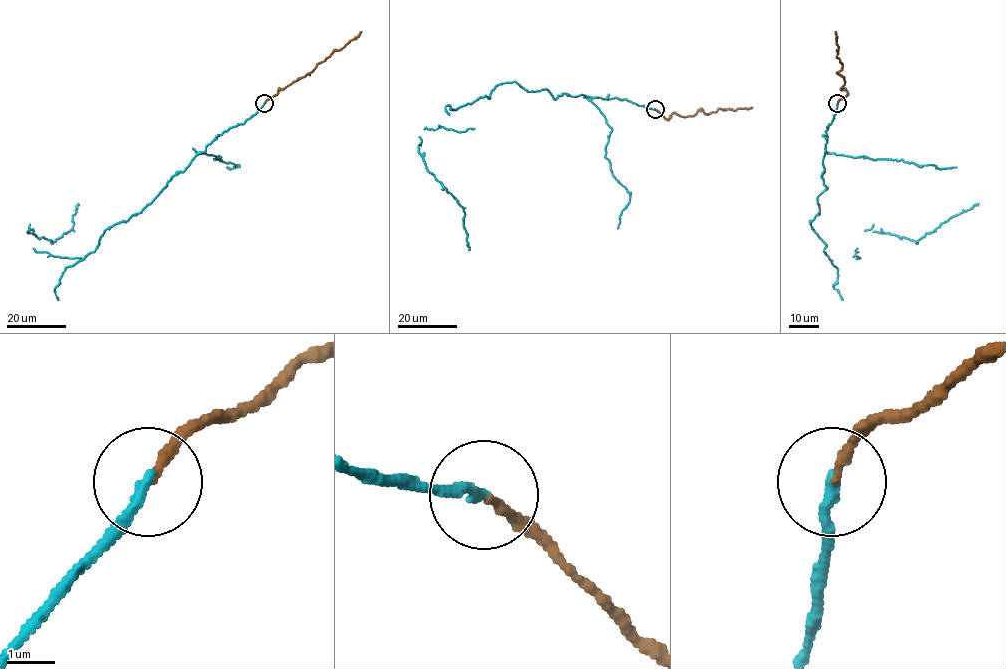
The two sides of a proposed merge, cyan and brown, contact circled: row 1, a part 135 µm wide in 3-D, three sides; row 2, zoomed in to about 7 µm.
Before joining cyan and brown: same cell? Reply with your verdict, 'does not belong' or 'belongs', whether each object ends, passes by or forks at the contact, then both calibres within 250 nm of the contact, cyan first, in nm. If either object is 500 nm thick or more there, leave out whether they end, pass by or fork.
does not belong; cyan ends there; brown ends there; 220 nm thick on the cyan side, 190 nm on the other

